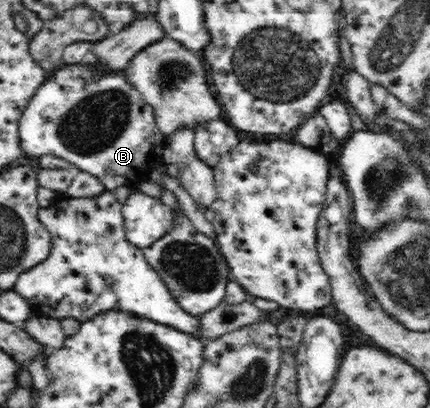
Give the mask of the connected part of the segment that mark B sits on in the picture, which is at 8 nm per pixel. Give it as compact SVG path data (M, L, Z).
M84 64L63 65L58 68L50 80L45 80L45 82L36 89L36 92L30 97L28 104L19 116L17 124L17 143L24 162L31 158L38 158L48 154L54 155L68 161L74 171L80 170L82 172L93 174L96 178L100 179L100 182L104 185L106 190L111 191L120 188L120 186L130 186L131 184L141 181L145 178L145 175L148 174L148 170L152 170L152 168L157 168L162 165L162 150L164 150L166 135L160 130L160 127L158 127L154 114L154 107L152 107L152 105L149 105L142 97L128 98L126 96L128 92L132 92L132 87L132 85L126 82L122 73L93 74L89 65Z

